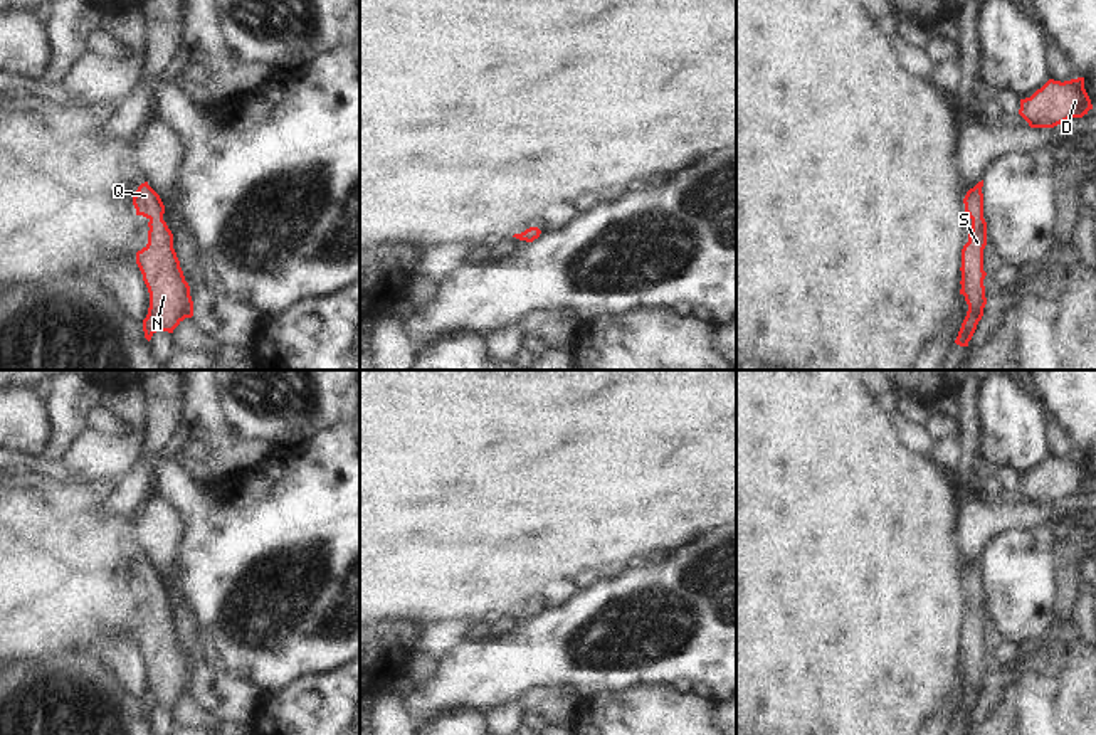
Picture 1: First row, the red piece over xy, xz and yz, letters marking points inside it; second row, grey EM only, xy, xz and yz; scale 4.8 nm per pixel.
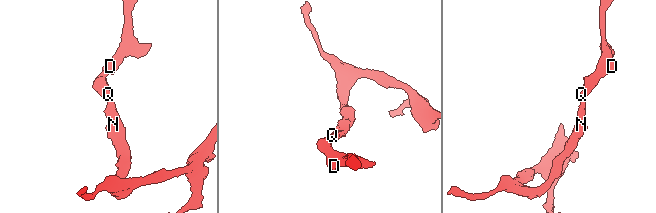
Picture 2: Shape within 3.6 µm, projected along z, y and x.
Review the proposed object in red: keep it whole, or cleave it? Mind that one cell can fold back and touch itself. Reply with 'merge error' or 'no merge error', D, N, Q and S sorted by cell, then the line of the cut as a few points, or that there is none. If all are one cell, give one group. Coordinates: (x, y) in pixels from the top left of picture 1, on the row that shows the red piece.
no merge error; groups D N Q S; cut none

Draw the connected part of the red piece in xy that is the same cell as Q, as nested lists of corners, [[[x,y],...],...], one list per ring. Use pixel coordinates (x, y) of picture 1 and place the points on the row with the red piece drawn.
[[[145,182],[138,187],[133,205],[136,215],[150,220],[148,244],[136,252],[136,264],[150,293],[150,308],[143,320],[145,338],[150,341],[156,331],[173,333],[185,318],[192,318],[193,301],[173,249],[173,234],[163,220],[165,205],[160,195]]]

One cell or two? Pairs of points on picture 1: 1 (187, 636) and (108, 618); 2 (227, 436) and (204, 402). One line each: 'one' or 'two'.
1: two
2: one

